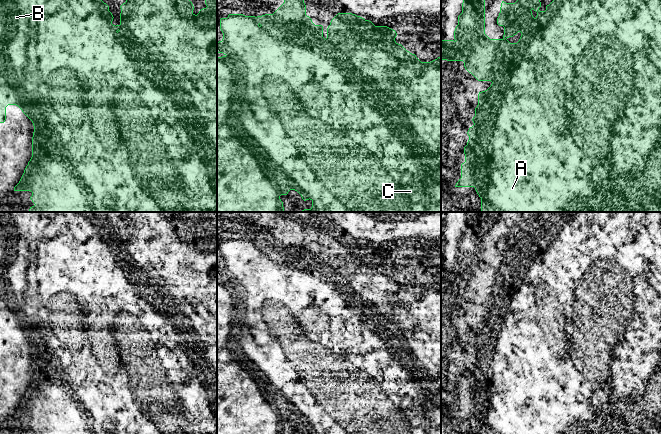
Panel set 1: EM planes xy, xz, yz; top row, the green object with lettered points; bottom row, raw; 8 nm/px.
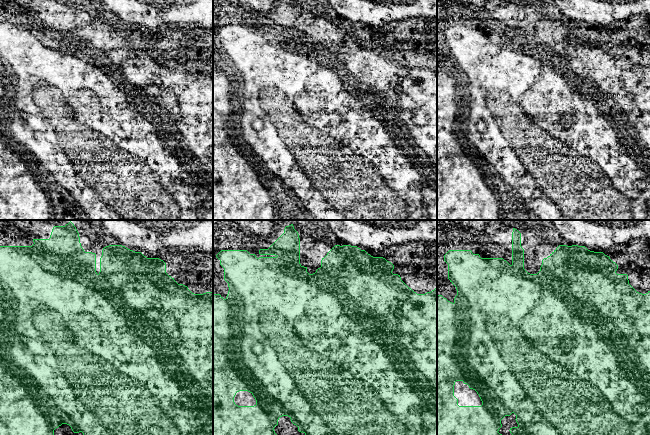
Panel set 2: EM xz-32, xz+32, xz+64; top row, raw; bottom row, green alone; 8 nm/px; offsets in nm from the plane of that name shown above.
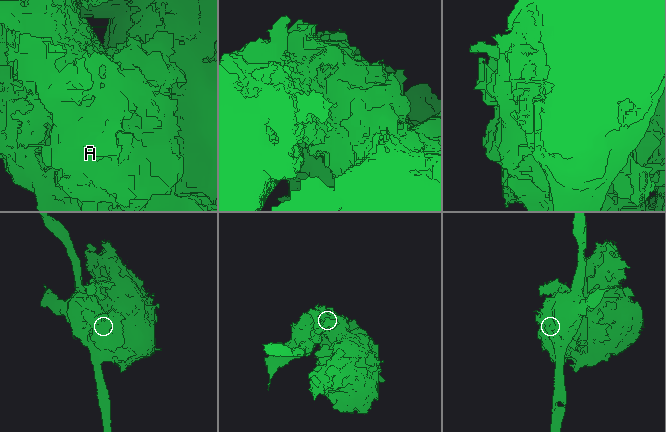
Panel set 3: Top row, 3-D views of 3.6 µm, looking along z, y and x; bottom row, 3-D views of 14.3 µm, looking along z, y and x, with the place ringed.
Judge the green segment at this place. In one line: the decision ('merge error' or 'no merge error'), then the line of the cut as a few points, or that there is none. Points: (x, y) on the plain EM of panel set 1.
merge error; cut in xz along (226, 279), (311, 423)

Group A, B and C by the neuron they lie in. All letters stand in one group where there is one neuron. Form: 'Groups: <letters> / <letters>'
Groups: A C / B

